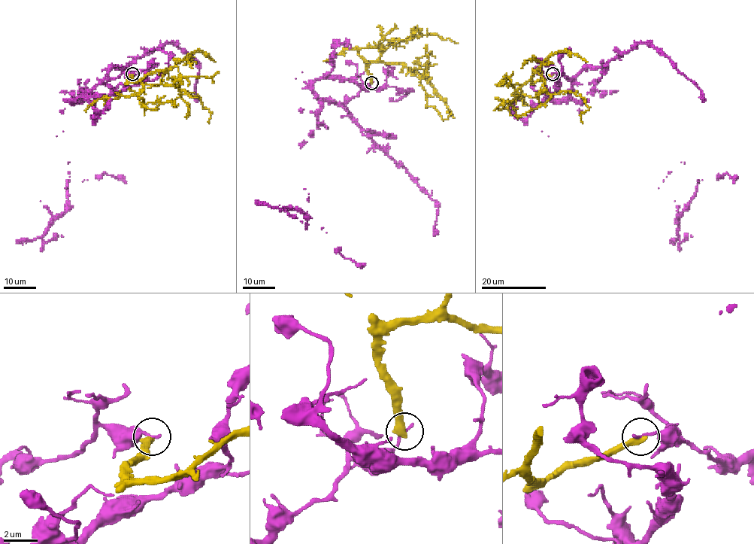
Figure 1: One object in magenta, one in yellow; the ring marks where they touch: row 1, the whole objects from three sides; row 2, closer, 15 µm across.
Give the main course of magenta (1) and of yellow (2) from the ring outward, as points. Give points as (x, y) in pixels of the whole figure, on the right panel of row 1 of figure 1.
1: (552, 74), (571, 78), (650, 43), (698, 88), (735, 175), (717, 179)
2: (552, 74), (531, 80), (536, 71), (549, 94), (562, 90), (579, 95), (589, 108), (580, 113), (582, 123)

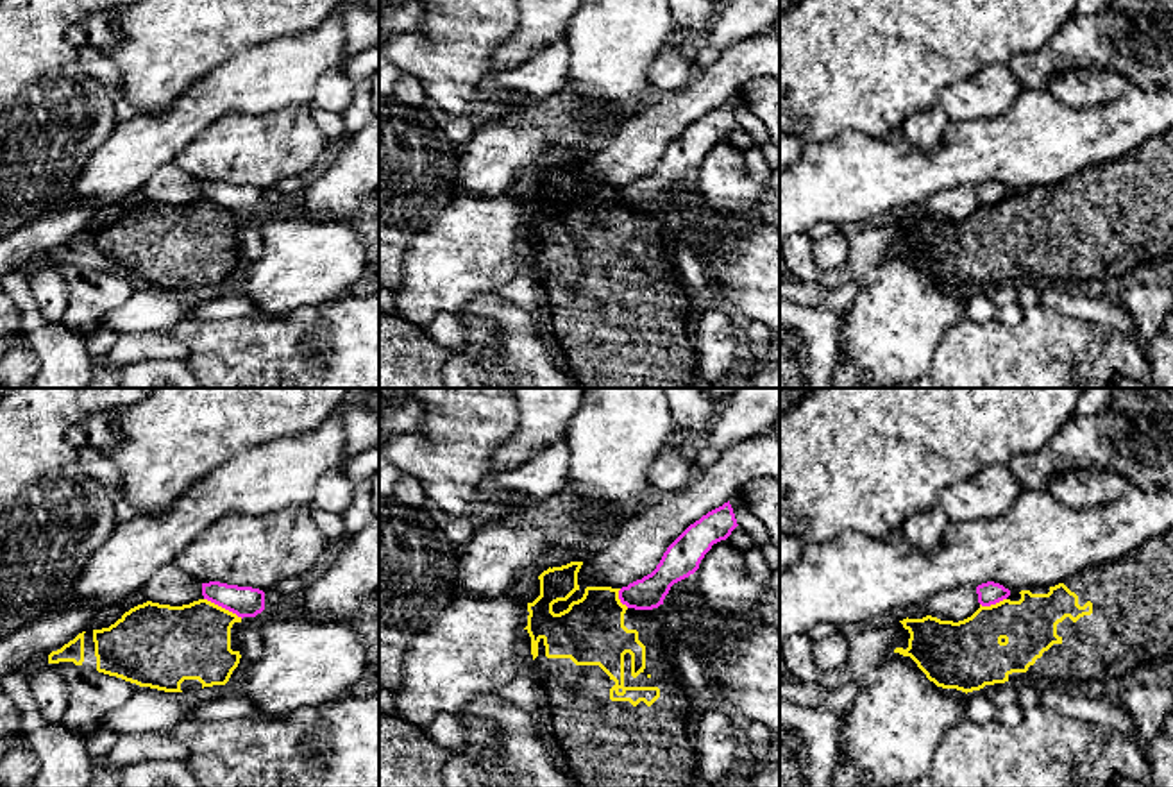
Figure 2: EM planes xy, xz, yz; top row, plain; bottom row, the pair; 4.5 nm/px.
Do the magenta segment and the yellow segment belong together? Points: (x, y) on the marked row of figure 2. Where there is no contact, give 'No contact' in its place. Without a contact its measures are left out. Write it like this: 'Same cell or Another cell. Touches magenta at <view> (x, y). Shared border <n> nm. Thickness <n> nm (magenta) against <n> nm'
Another cell. Touches magenta at xy (224, 607). Shared border 200 nm. Thickness 140 nm (magenta) against 340 nm

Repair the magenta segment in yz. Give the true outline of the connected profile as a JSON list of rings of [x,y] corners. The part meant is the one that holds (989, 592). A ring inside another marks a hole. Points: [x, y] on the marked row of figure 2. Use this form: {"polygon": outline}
{"polygon": [[[987,581],[976,587],[978,603],[982,606],[996,605],[1010,596],[1010,590],[1000,583]]]}

